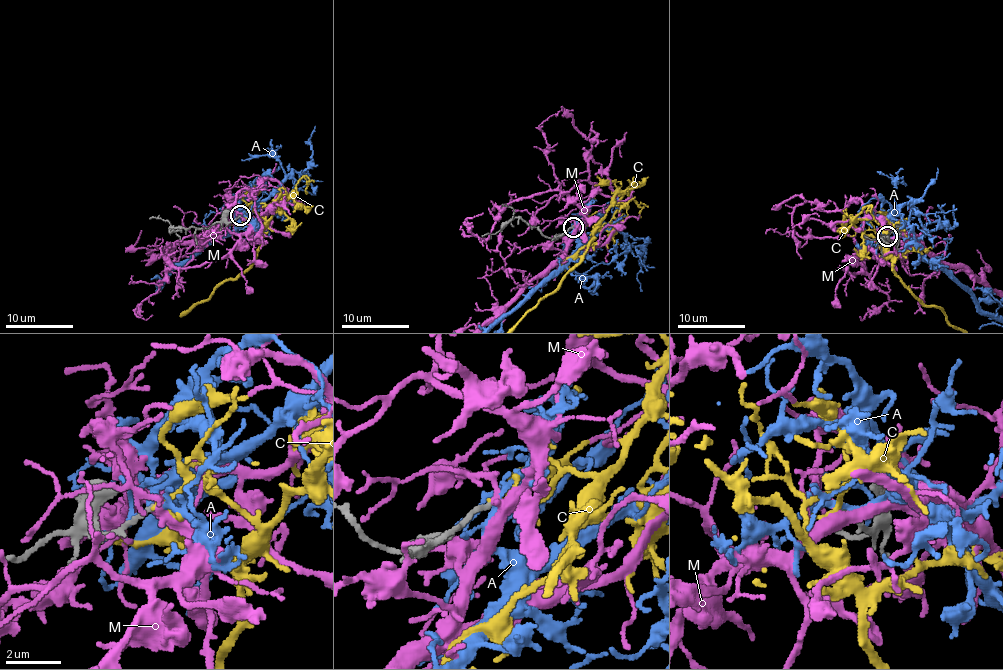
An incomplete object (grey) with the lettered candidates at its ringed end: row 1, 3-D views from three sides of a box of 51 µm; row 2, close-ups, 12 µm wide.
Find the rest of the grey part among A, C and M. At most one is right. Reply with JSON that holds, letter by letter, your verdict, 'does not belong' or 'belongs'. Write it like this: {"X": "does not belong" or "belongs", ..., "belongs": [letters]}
{"A": "does not belong", "C": "does not belong", "M": "does not belong", "belongs": []}

